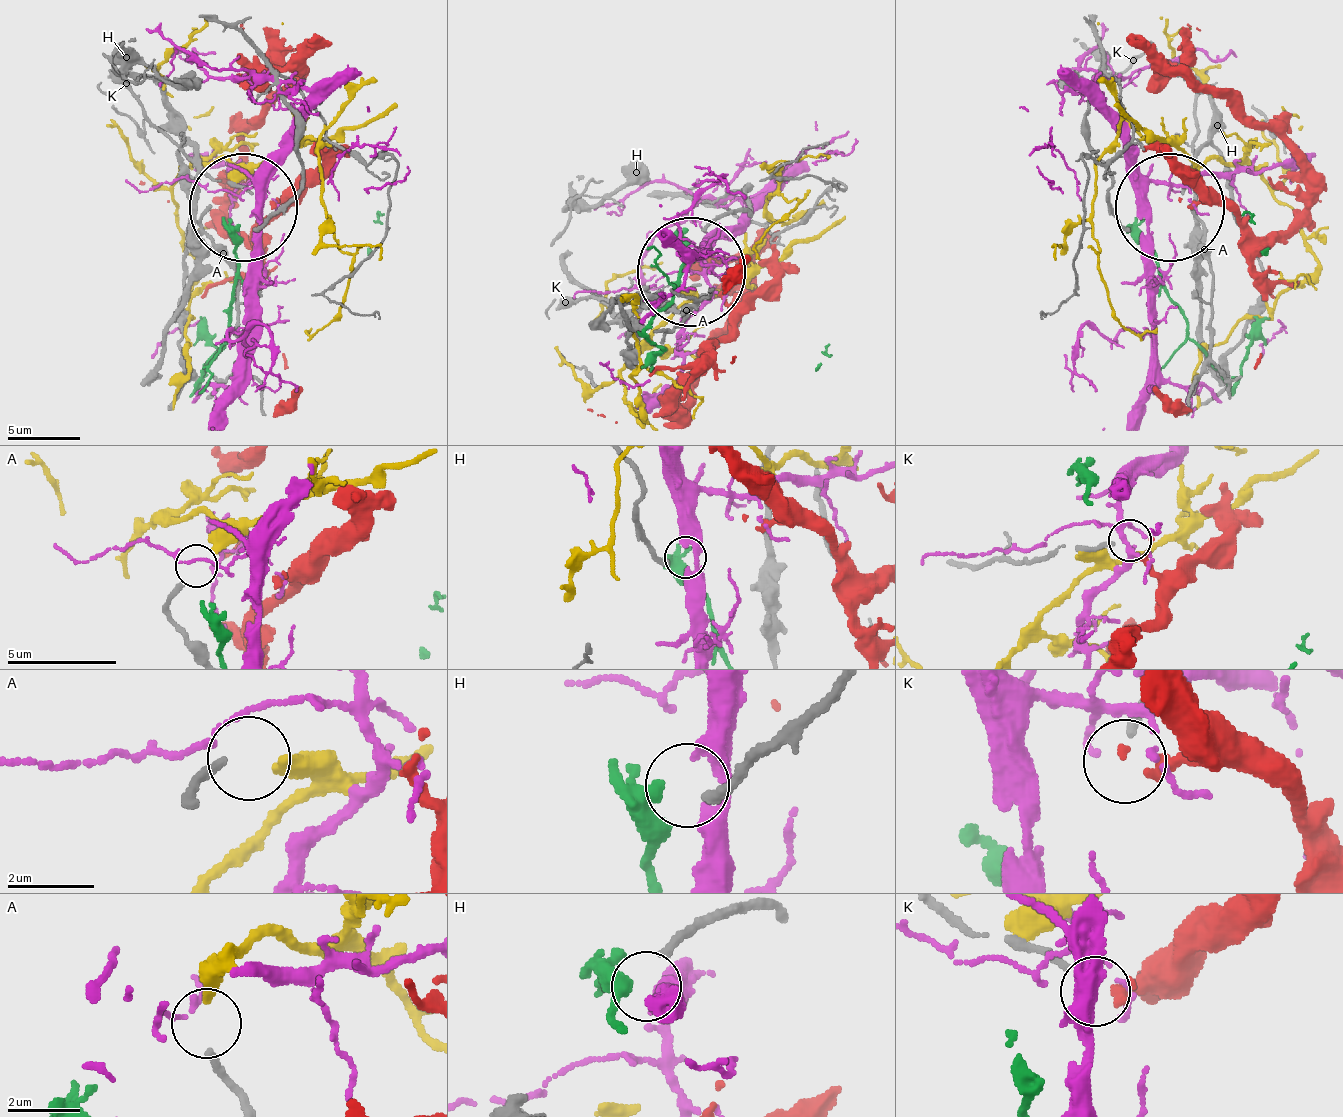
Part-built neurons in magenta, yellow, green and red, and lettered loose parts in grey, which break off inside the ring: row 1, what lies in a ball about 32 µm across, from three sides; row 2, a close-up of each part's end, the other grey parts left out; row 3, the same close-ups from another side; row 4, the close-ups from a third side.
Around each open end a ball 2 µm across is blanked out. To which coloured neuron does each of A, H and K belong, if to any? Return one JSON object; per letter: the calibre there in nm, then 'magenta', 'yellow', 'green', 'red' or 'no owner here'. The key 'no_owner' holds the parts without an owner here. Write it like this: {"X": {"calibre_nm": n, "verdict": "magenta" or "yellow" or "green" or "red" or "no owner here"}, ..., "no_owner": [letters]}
{"A": {"calibre_nm": 220, "verdict": "yellow"}, "H": {"calibre_nm": 260, "verdict": "no owner here"}, "K": {"calibre_nm": 200, "verdict": "no owner here"}, "no_owner": ["H", "K"]}

